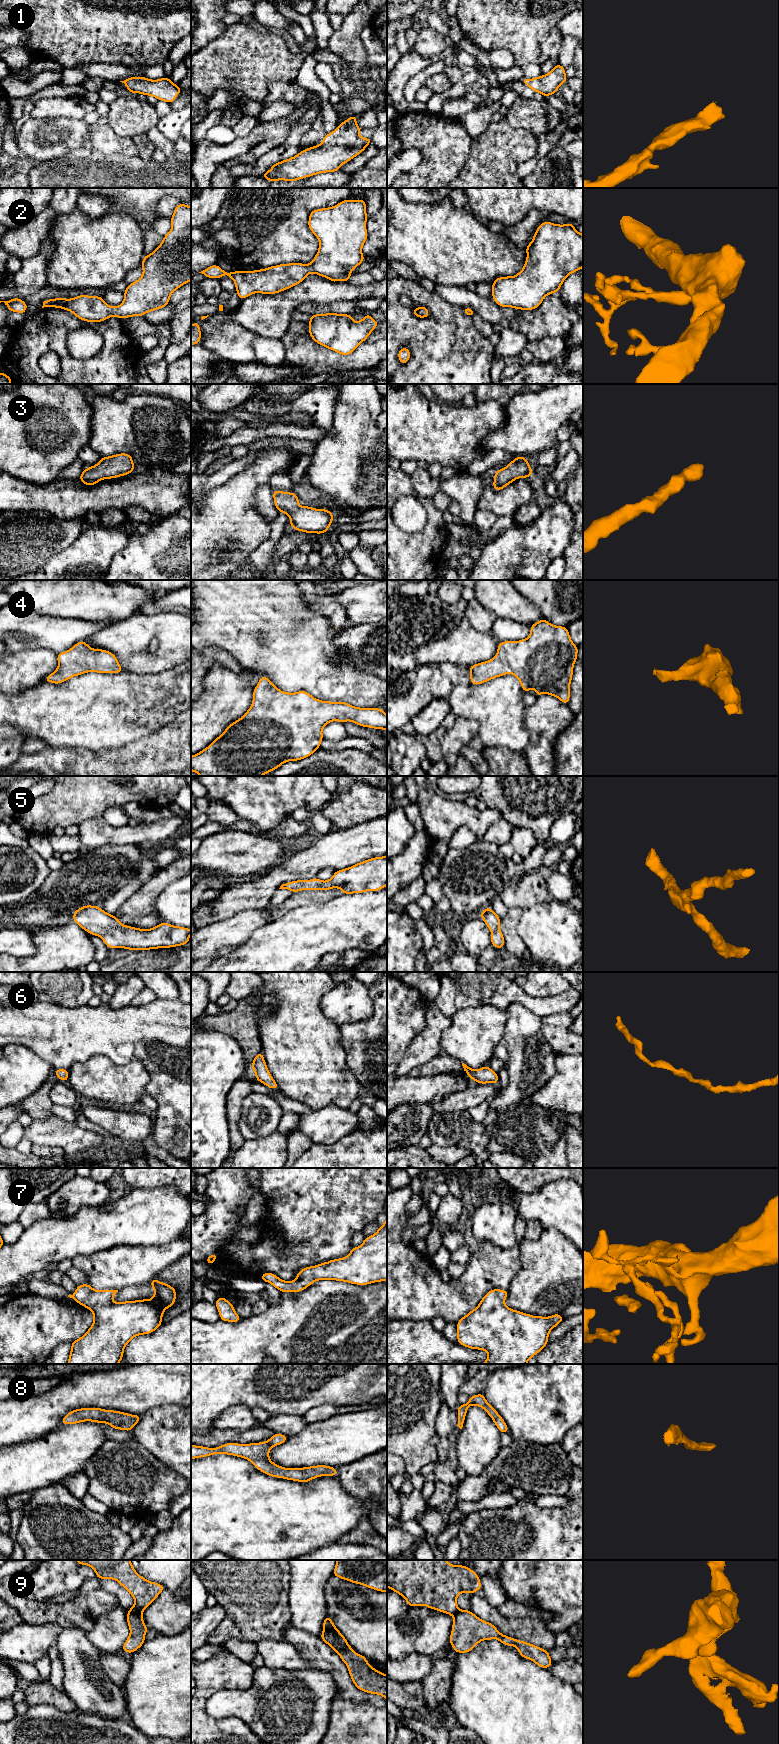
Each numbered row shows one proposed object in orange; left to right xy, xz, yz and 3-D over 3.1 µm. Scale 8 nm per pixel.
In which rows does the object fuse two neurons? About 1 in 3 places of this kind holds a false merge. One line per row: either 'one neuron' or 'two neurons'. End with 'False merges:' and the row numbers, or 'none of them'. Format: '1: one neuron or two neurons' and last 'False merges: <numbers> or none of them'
1: one neuron
2: one neuron
3: one neuron
4: one neuron
5: one neuron
6: one neuron
7: one neuron
8: one neuron
9: two neurons
False merges: 9

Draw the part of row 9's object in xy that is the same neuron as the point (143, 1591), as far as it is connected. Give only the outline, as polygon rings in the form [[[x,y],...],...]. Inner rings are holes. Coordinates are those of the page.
[[[75,1560],[80,1565],[90,1566],[98,1579],[113,1579],[124,1587],[134,1598],[134,1605],[128,1612],[143,1612],[165,1589],[162,1584],[151,1582],[140,1576],[134,1569],[130,1560]]]

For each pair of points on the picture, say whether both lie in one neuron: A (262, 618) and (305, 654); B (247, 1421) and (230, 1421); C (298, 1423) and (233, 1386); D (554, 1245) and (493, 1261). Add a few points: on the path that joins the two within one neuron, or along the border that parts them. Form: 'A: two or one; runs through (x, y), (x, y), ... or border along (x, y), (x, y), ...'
A: one; runs through (273, 629), (294, 647)
B: one; runs through (243, 1421), (234, 1421)
C: two; border along (302, 1414), (270, 1415)
D: two; border along (518, 1244), (520, 1269), (513, 1277)

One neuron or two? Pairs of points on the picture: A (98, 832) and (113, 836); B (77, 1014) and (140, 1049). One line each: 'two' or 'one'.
A: one
B: one

